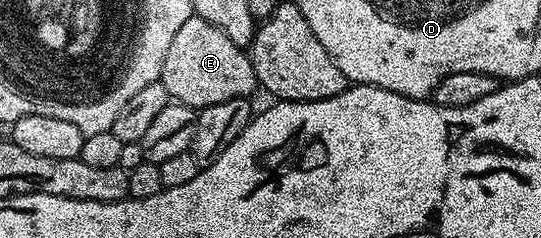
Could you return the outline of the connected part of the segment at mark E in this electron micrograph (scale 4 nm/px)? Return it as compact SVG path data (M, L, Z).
M196 16L189 18L163 60L161 83L167 88L170 99L192 106L200 112L211 104L223 104L232 98L249 98L259 83L253 71L253 59L242 47L231 44L215 24Z

